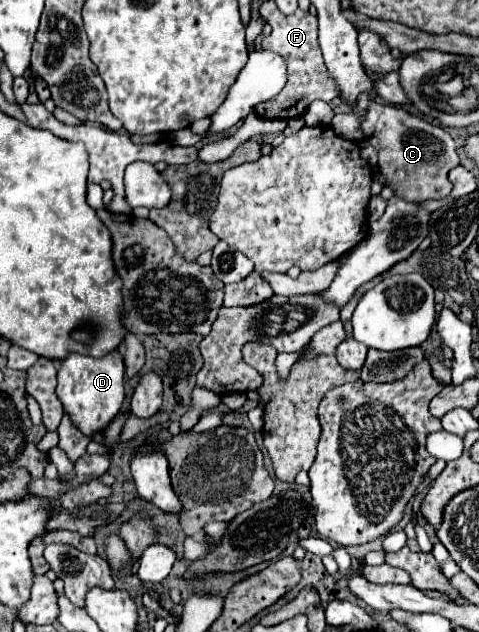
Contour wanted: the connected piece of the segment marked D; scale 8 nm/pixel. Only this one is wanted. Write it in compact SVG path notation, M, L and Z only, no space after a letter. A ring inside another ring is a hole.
M113 349L105 357L89 357L81 353L69 353L57 373L57 397L63 409L71 415L73 423L85 433L93 435L101 431L119 413L125 399L125 363L119 349Z

